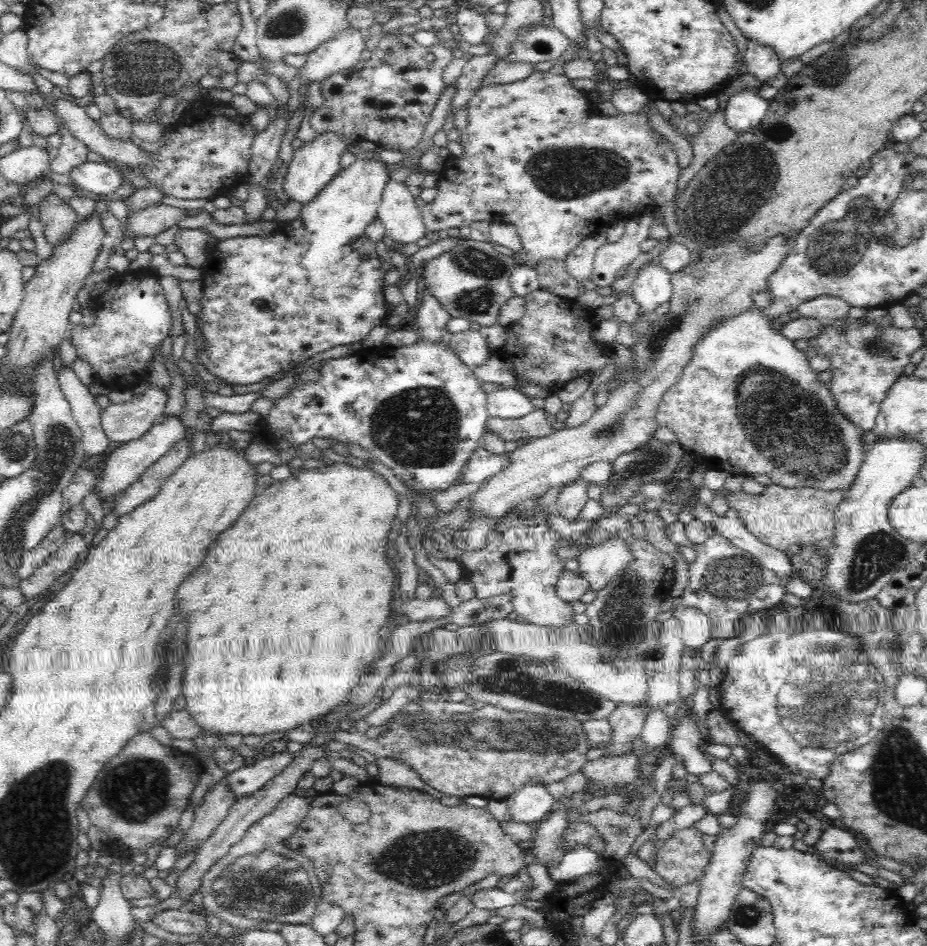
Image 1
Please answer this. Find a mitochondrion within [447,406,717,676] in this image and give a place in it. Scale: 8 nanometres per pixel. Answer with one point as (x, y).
(622, 615)

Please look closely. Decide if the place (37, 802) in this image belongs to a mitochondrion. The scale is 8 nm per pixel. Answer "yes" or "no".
yes

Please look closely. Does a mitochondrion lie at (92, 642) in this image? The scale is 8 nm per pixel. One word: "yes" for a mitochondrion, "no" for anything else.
no

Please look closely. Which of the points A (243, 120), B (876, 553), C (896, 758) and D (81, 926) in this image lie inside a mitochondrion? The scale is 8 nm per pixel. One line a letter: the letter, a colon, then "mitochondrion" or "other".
A: other
B: mitochondrion
C: mitochondrion
D: other

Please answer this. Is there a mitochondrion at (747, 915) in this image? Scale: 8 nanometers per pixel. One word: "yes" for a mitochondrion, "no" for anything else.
yes

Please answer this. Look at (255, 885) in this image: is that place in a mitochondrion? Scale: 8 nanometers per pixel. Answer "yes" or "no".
yes

